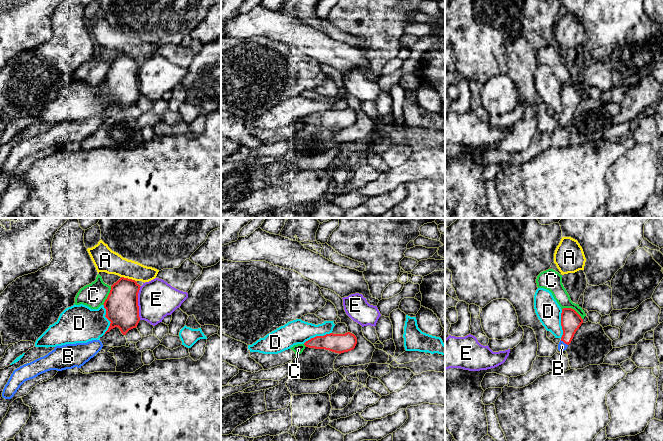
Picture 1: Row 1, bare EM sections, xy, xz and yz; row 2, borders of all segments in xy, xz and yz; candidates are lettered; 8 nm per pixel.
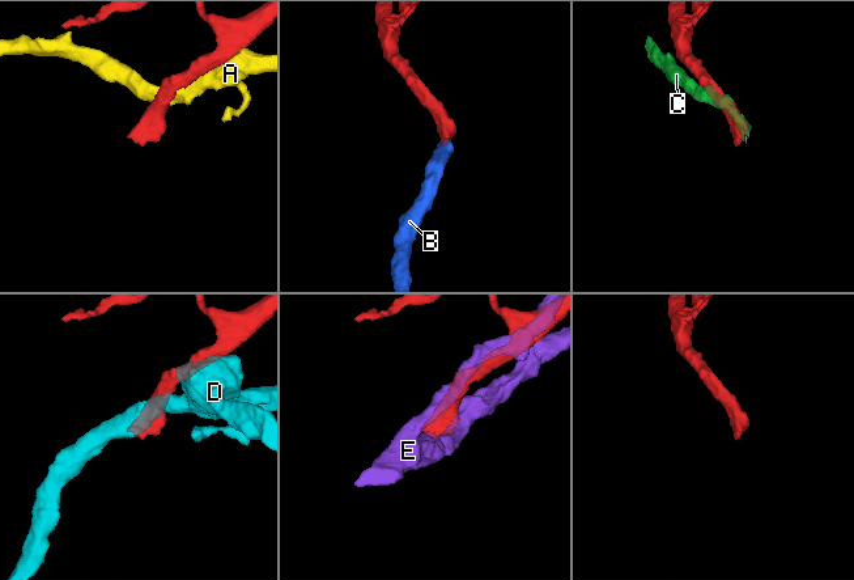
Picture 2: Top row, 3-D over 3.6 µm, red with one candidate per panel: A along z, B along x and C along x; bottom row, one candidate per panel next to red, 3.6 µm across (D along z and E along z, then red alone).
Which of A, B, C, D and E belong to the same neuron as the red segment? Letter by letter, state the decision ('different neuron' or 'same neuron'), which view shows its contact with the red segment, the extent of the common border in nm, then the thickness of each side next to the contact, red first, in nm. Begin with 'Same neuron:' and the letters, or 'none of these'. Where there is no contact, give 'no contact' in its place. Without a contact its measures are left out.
Same neuron: B
A: different neuron; contact in xy; length 130 nm; calibres 260 and 190 nm
B: same neuron; contact in yz; length 80 nm; calibres 160 and 70 nm
C: different neuron; contact in yz; length 190 nm; calibres 160 and 120 nm
D: different neuron; contact in xy; length 240 nm; calibres 260 and 300 nm
E: different neuron; contact in xy; length 280 nm; calibres 260 and 300 nm

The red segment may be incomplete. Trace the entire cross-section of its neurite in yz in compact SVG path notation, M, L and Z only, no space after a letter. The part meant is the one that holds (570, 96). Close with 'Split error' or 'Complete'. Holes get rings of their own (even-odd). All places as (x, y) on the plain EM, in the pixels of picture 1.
M563 84L561 89L561 102L563 111L558 120L558 126L564 127L571 119L574 110L579 105L583 95L581 92L572 84Z. Split error

